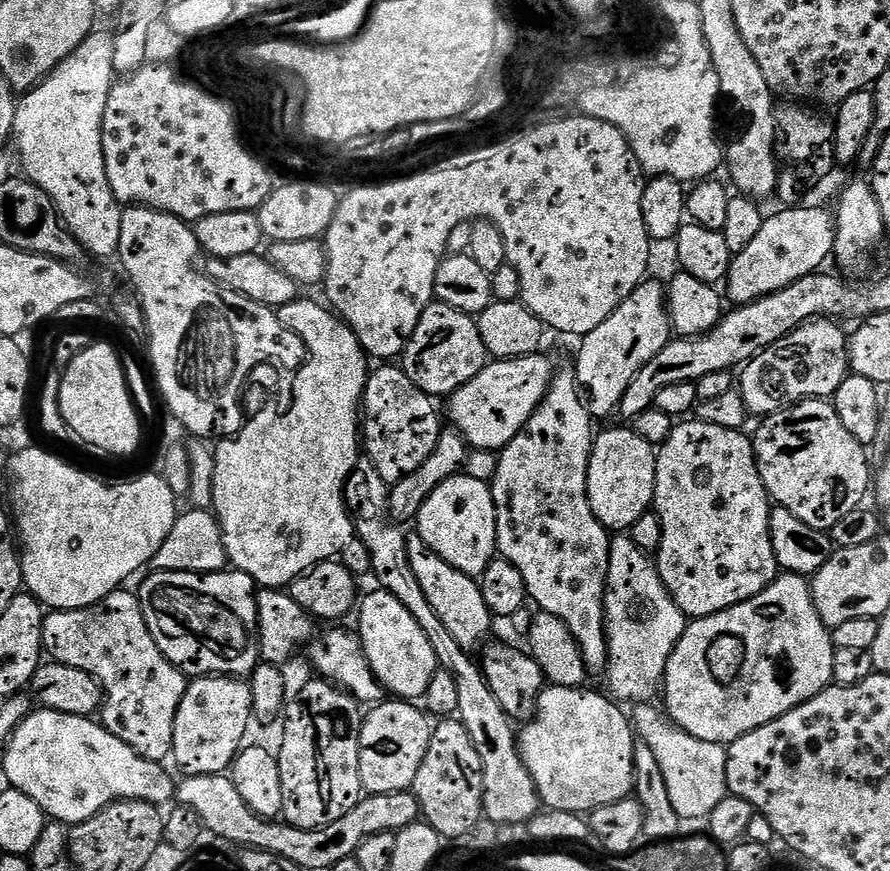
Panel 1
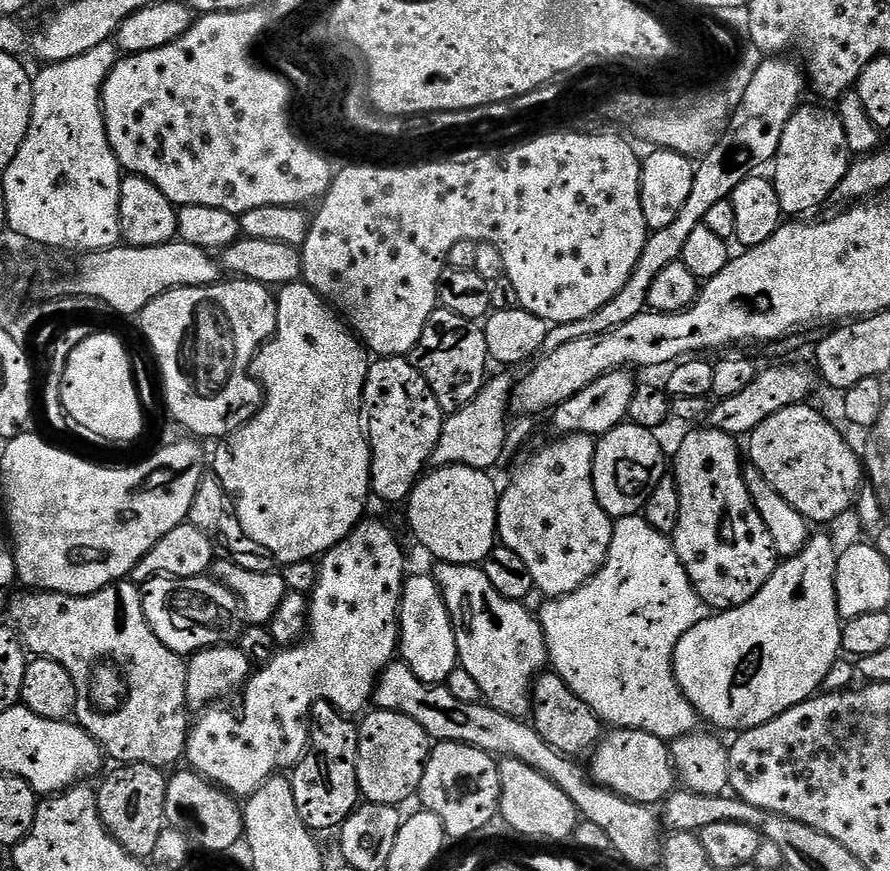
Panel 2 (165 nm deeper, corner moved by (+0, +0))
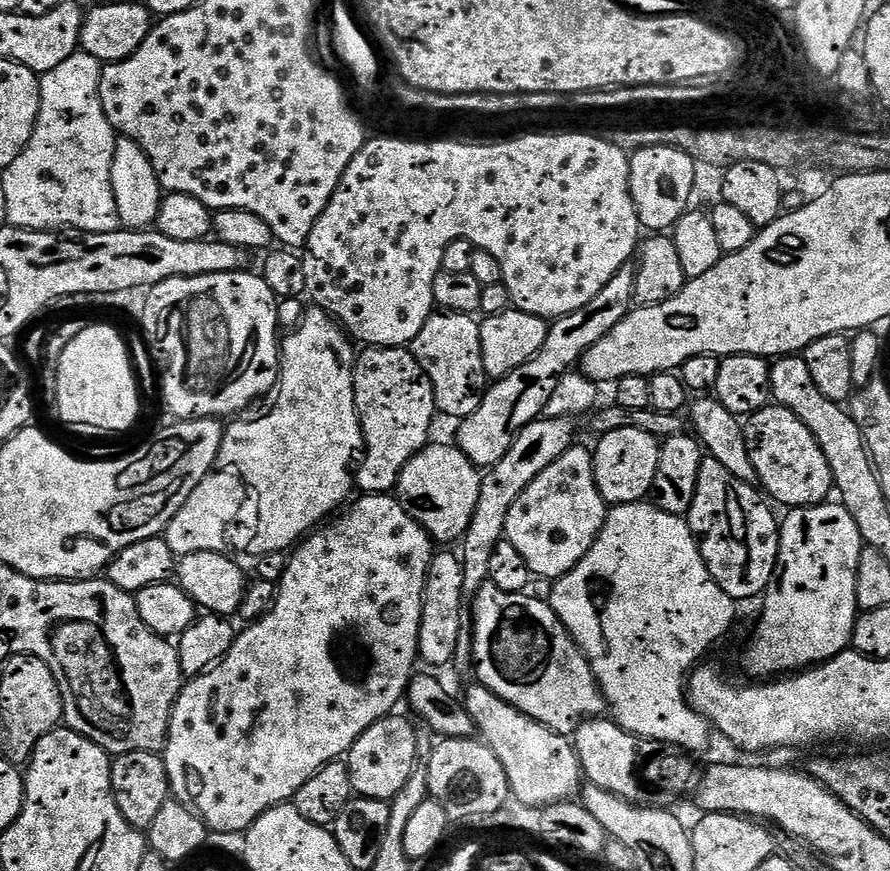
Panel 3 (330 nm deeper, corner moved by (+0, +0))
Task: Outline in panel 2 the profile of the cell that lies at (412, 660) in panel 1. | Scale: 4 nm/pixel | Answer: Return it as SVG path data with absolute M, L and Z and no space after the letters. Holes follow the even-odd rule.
M409 575L400 599L399 655L422 682L444 684L458 666L458 646L452 619L435 575Z

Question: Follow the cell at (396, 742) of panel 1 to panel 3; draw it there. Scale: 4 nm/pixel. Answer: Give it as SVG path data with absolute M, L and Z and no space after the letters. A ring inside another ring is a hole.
M400 714L384 716L370 726L354 742L346 757L353 793L375 800L391 801L406 786L410 774L418 767L416 760L416 728Z

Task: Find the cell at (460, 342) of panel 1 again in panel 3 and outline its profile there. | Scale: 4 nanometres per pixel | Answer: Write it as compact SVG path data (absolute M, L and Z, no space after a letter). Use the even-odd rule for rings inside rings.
M433 311L426 326L418 330L412 339L410 351L422 370L430 378L437 409L448 416L463 418L474 414L482 406L482 398L488 393L490 378L482 362L482 338L480 320L466 312Z

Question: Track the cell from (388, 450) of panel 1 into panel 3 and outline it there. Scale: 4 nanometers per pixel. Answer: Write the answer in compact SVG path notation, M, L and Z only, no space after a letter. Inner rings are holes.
M368 346L363 351L357 355L354 374L356 413L360 416L360 429L364 432L362 459L354 472L354 484L364 494L388 494L400 481L406 462L410 462L410 458L414 458L423 448L428 447L432 419L438 416L438 409L430 378L407 347L373 348Z

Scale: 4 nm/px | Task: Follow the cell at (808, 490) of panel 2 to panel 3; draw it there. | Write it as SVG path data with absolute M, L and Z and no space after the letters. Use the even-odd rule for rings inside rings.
M769 406L747 417L744 437L759 487L777 505L785 504L788 510L808 508L812 504L825 503L831 497L828 495L833 495L830 462L826 462L822 446L818 446L814 434L810 434L806 425L789 408Z

